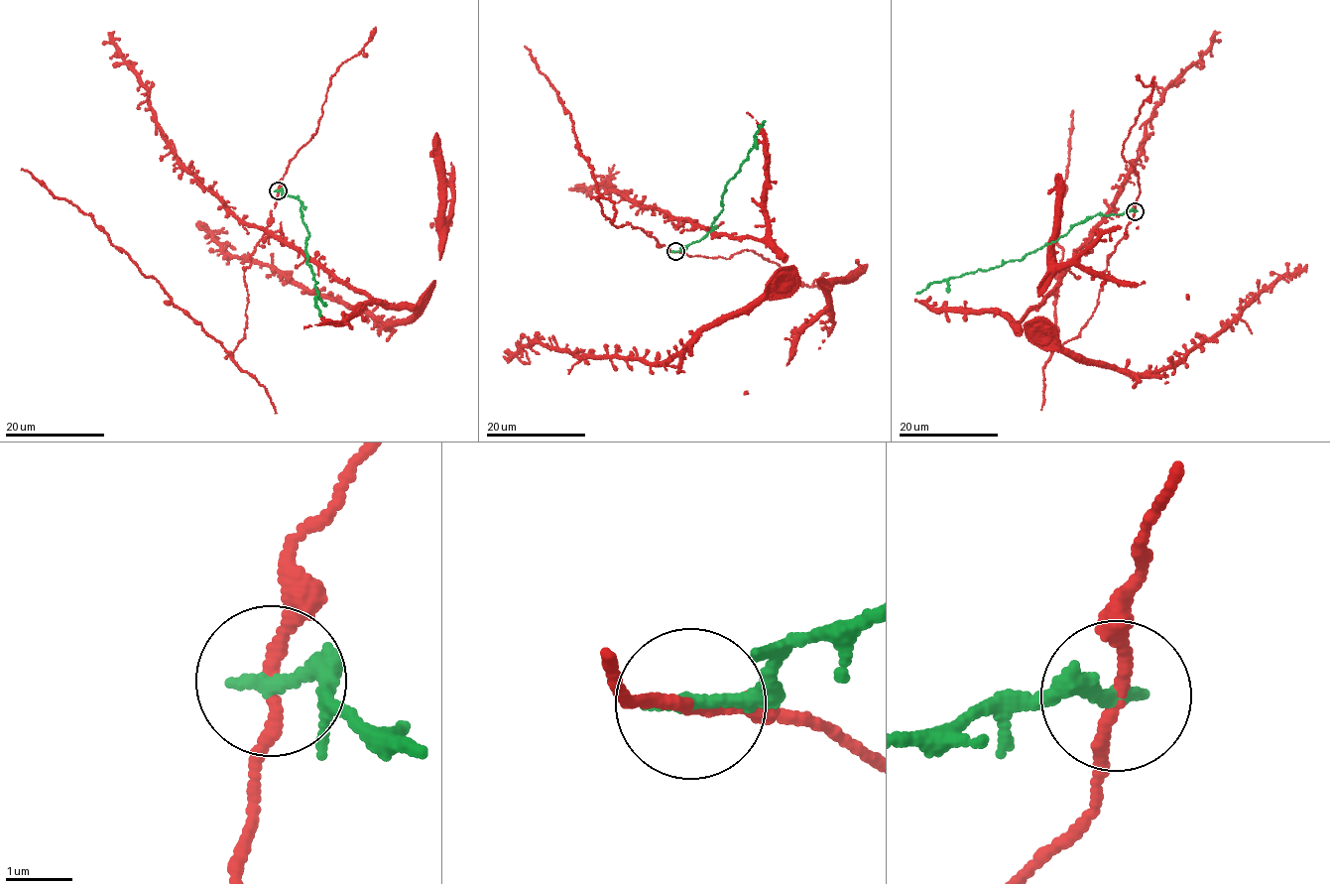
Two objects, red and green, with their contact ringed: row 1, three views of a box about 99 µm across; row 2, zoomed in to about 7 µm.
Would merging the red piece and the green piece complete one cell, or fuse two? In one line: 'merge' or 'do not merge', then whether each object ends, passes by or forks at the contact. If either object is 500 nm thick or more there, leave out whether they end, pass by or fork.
do not merge; red passes by; green ends there

